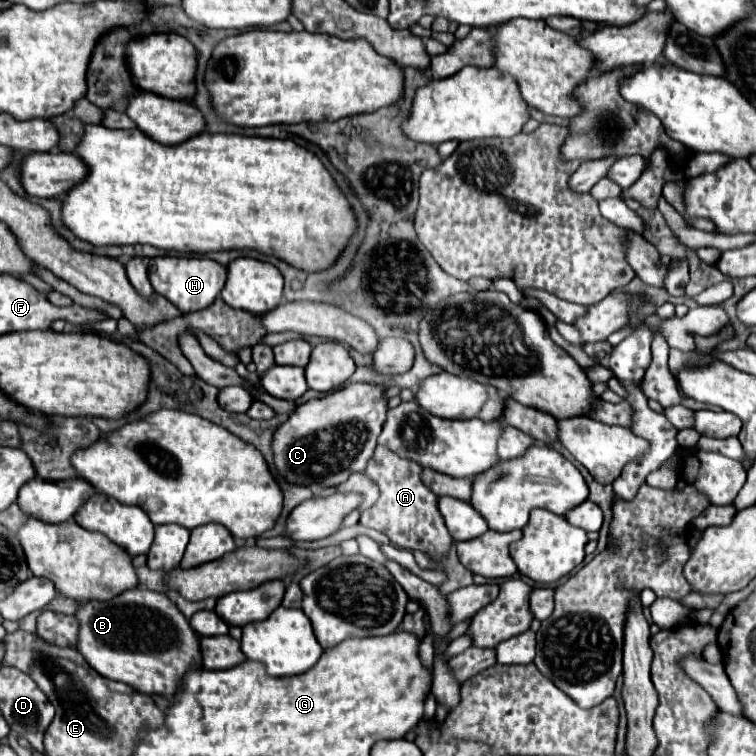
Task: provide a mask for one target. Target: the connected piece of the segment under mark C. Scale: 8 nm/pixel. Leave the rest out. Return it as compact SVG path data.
M349 383L321 399L299 405L271 439L275 469L289 485L337 487L351 473L363 471L371 459L381 425L385 423L387 397L379 385Z

